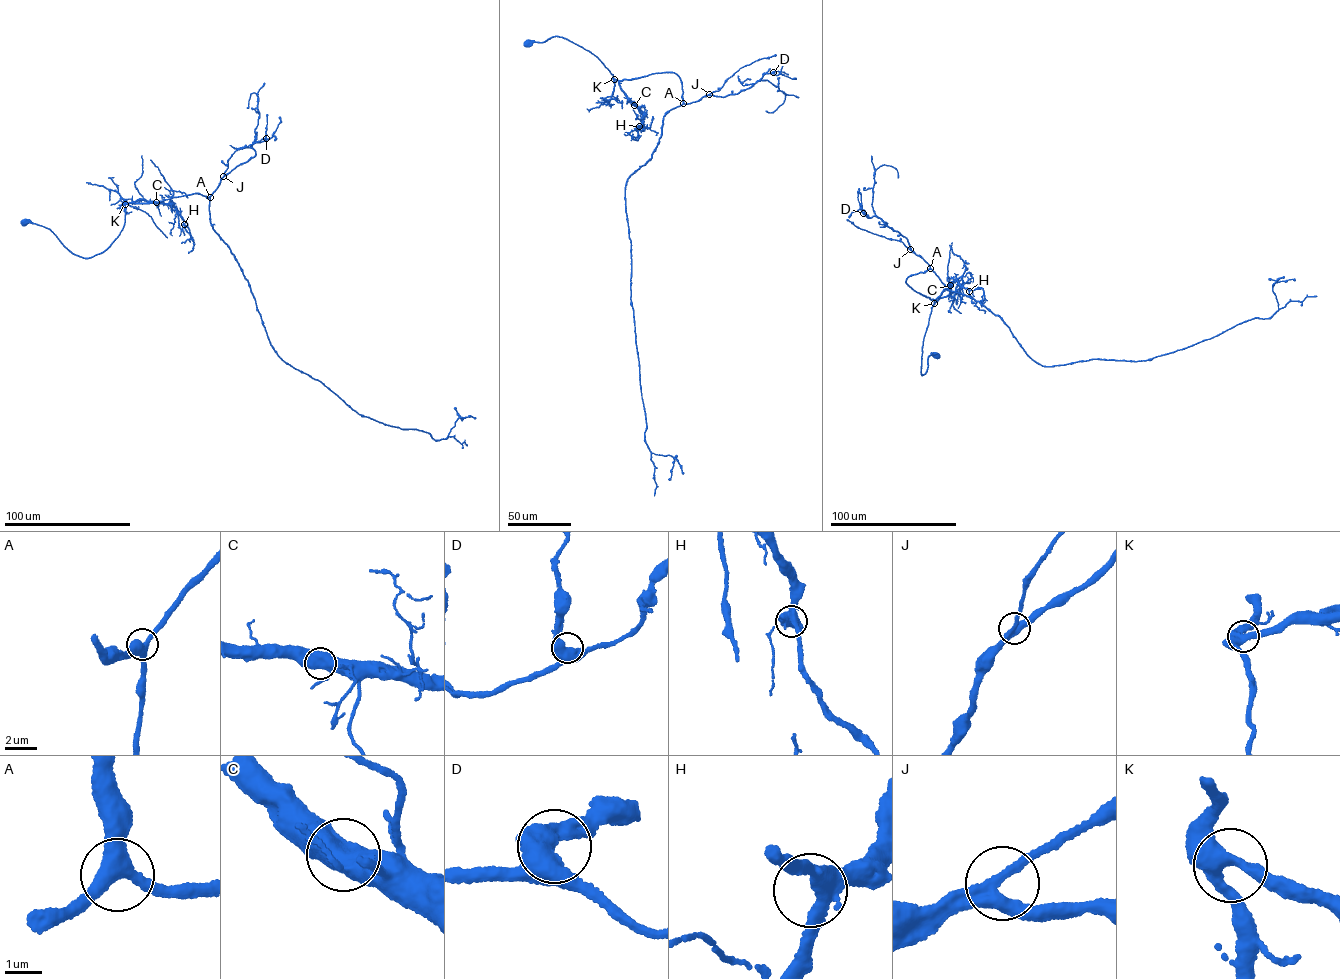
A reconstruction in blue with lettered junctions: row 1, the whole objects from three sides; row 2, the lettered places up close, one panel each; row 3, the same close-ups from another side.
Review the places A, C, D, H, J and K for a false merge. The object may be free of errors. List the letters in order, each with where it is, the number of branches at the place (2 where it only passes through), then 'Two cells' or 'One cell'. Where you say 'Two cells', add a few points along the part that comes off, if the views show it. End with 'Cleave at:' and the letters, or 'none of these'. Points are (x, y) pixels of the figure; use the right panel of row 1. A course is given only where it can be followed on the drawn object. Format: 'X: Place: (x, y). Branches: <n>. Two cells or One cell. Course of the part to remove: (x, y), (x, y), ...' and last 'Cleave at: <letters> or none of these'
A: Place: (930, 268). Branches: 3. One cell
C: Place: (950, 285). Branches: 3. One cell
D: Place: (863, 213). Branches: 3. One cell
H: Place: (969, 291). Branches: 3. One cell
J: Place: (910, 249). Branches: 3. One cell
K: Place: (934, 303). Branches: 3. One cell
Cleave at: none of these

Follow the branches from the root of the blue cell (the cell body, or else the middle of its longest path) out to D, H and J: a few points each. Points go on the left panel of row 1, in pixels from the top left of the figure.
D: (25, 222), (89, 258), (119, 234), (124, 205), (208, 198), (266, 138)
H: (25, 222), (47, 228), (85, 258), (117, 237), (128, 203), (171, 204), (184, 224)
J: (25, 222), (47, 228), (74, 254), (89, 258), (119, 234), (124, 205), (196, 193), (208, 198), (223, 176)

